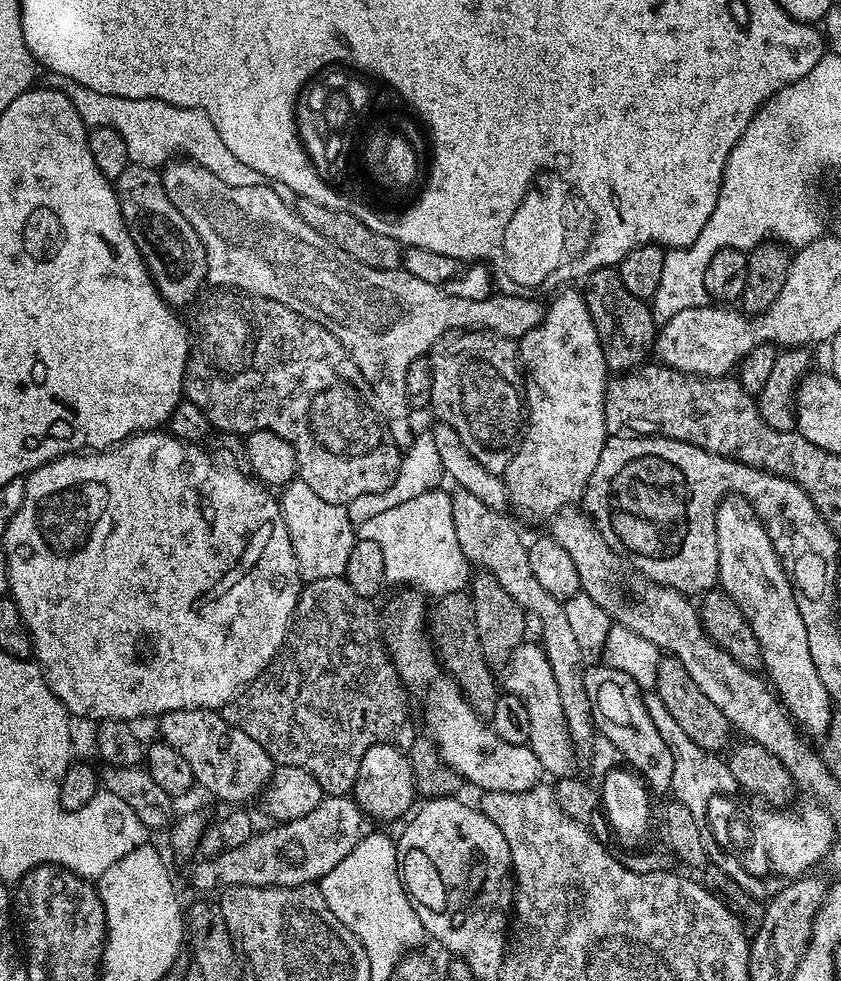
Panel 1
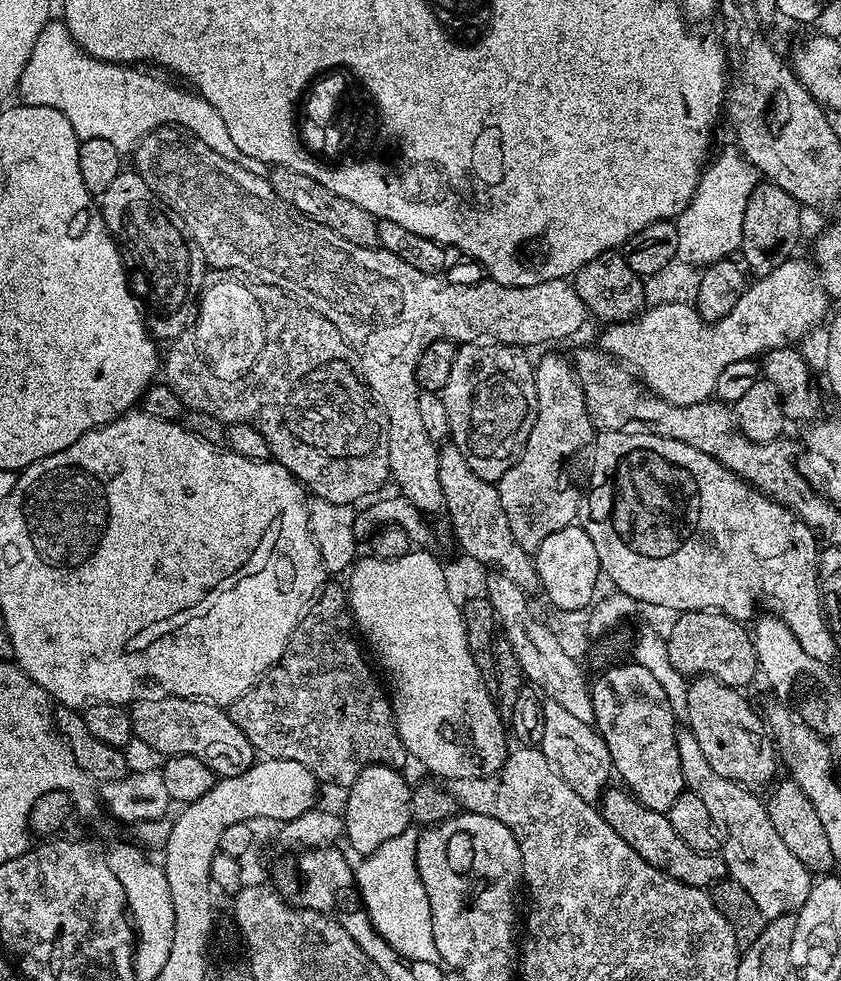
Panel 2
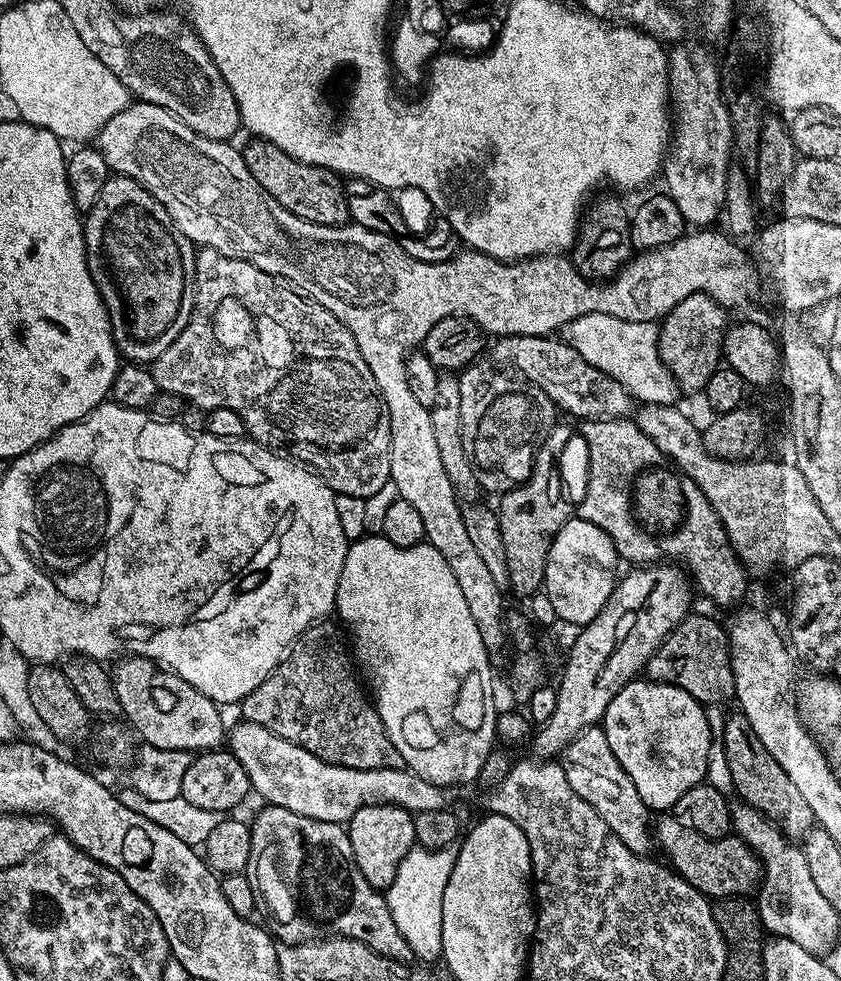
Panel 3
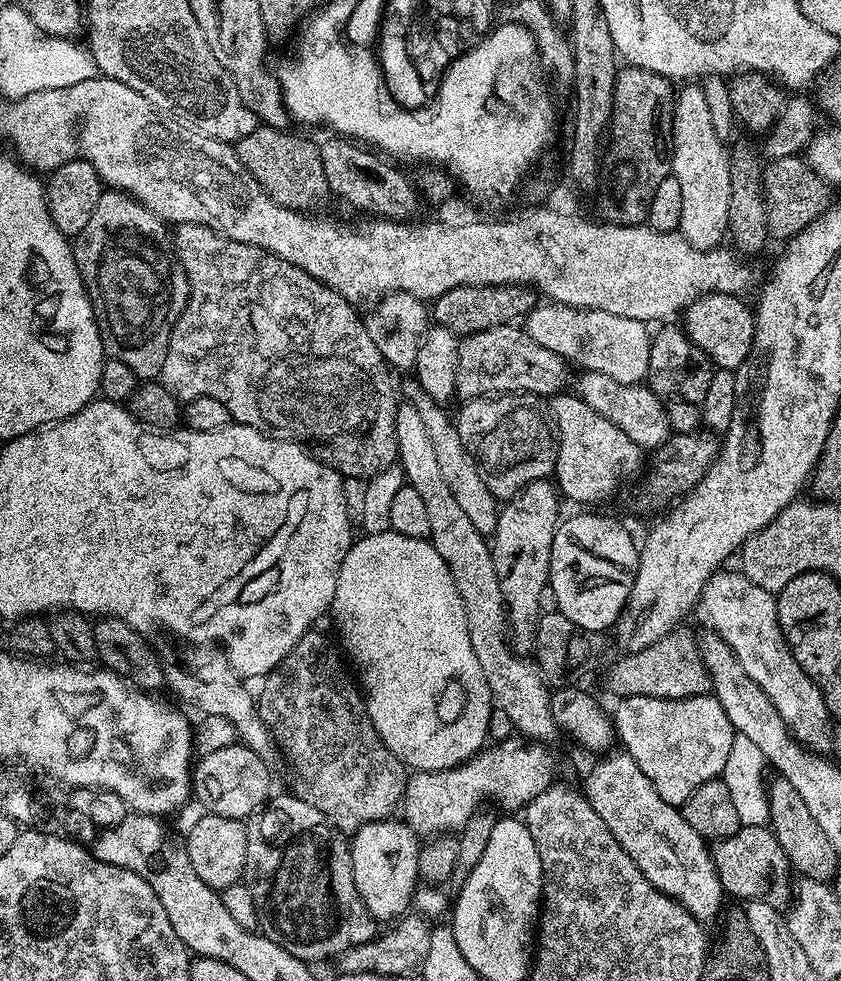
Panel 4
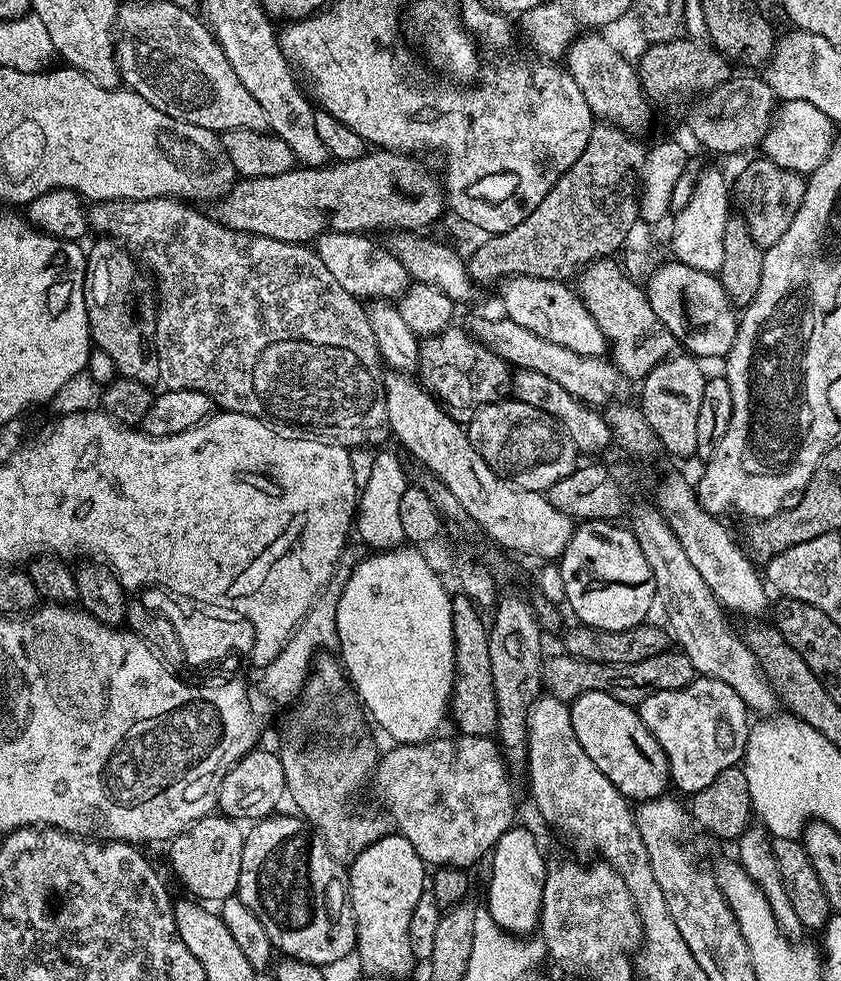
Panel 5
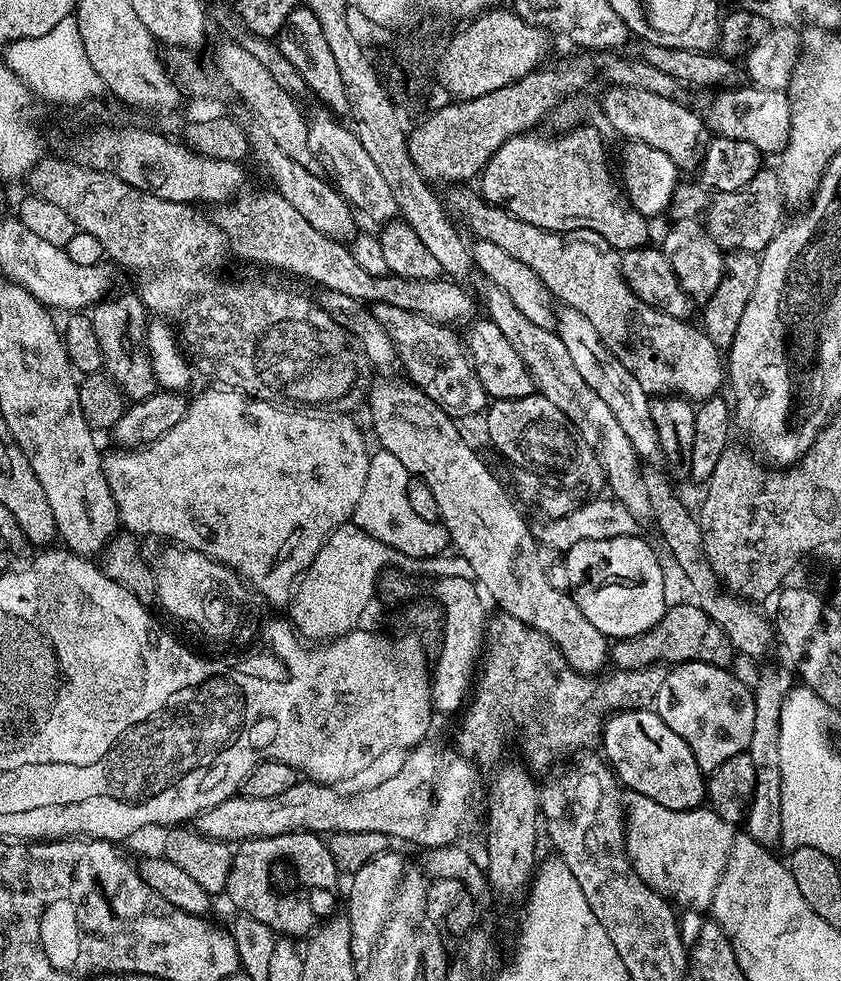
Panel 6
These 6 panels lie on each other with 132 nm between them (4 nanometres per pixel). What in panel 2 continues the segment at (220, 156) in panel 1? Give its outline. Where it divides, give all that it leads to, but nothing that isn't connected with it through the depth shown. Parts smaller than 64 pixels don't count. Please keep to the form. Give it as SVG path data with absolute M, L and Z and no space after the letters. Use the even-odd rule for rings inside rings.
M50 22L38 34L34 48L30 50L30 56L20 75L18 96L23 103L30 106L50 106L66 114L67 121L74 128L74 134L81 140L106 138L106 142L111 142L122 154L131 153L144 135L158 127L179 126L196 136L206 146L210 146L214 154L222 154L222 158L242 166L242 170L250 170L250 174L255 176L265 175L266 166L258 158L250 158L242 154L238 146L234 146L234 138L230 138L229 132L226 131L226 122L222 122L222 114L218 114L218 110L214 110L210 102L206 102L195 91L182 92L174 85L167 84L164 80L155 80L154 77L140 71L144 70L136 66L111 64L94 58L76 43L76 39L69 34L63 23Z

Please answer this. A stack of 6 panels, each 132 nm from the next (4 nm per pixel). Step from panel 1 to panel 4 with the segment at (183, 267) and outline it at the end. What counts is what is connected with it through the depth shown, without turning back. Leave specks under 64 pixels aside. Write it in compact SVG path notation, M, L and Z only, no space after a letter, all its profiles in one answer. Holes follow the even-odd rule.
M105 190L98 198L98 206L94 209L90 223L83 228L82 234L74 237L71 246L78 274L94 310L105 357L130 366L130 370L134 370L141 381L155 381L166 358L172 327L176 325L180 311L188 301L188 279L176 256L169 225L127 192Z

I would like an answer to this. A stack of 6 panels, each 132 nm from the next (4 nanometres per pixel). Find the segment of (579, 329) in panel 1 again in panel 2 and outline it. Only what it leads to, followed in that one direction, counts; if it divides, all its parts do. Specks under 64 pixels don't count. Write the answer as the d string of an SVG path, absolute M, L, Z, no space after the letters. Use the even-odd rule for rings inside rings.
M544 356L540 361L535 361L534 371L538 394L534 430L530 430L530 438L526 438L524 449L514 462L514 466L510 466L510 470L506 470L506 474L502 474L502 478L496 484L502 510L506 510L506 522L510 522L510 534L514 534L518 546L522 546L522 550L530 554L535 554L547 536L555 534L557 530L562 530L577 519L582 492L572 485L571 478L564 473L564 463L567 462L568 456L582 451L584 447L585 451L594 440L594 425L588 413L586 398L582 394L582 386L576 377L575 367L569 361L567 364L560 356Z

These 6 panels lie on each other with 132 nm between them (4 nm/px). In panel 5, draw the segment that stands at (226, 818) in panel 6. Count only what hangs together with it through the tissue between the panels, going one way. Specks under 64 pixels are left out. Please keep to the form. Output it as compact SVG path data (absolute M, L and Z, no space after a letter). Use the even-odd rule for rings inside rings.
M453 734L449 740L440 740L441 738L433 738L425 740L422 744L414 744L411 742L400 742L389 752L385 751L380 757L379 764L374 769L374 784L376 780L376 788L380 791L380 796L384 799L383 807L392 818L393 825L398 829L399 835L404 836L418 850L418 854L428 866L447 866L449 868L471 869L471 864L476 864L480 859L487 857L491 853L492 847L498 842L498 838L502 838L502 834L506 834L506 830L513 827L516 816L516 792L512 789L512 780L508 777L510 771L509 765L506 763L502 749L491 735L489 736L466 736L461 734Z

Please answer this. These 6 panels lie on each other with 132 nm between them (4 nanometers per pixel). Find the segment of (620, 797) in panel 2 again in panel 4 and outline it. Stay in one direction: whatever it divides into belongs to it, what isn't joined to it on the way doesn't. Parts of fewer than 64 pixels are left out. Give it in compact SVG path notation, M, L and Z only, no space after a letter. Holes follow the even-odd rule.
M741 826L738 834L715 841L710 851L714 870L729 897L737 896L740 902L764 900L781 910L791 905L794 899L794 873L771 827Z

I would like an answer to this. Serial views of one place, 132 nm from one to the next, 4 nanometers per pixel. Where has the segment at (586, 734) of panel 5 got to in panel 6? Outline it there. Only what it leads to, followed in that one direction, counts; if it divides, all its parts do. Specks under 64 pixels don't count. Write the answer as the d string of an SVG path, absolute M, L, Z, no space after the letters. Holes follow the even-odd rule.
M654 710L613 712L604 722L603 759L617 781L627 791L646 794L646 798L670 810L699 808L706 800L706 774L698 766L690 746Z

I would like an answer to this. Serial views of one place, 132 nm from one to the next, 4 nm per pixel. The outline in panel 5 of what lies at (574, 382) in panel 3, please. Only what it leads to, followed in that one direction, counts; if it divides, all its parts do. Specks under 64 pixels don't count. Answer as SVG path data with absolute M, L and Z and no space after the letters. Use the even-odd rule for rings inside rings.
M449 326L435 336L423 337L418 367L419 383L436 397L450 418L461 422L471 420L478 409L501 399L510 388L510 365L481 340L464 332Z

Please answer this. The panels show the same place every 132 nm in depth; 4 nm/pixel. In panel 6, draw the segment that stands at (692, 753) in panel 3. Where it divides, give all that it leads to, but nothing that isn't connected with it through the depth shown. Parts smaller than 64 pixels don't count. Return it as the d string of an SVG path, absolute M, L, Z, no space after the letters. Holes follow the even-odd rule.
M686 662L668 668L666 682L658 689L654 701L654 711L660 715L662 722L678 734L690 746L694 758L705 774L711 774L726 758L734 758L734 754L747 752L750 738L754 734L754 698L753 689L748 688L736 676L731 676L728 668L719 668L706 662Z

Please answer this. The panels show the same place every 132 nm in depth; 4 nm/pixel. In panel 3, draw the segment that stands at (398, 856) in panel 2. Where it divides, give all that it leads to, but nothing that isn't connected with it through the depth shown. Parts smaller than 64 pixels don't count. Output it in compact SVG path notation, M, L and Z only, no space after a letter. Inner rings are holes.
M413 846L406 858L402 858L402 866L398 866L394 882L386 889L390 914L394 914L394 923L402 938L406 938L417 961L439 961L442 957L442 894L446 894L446 882L450 882L450 870L454 870L456 853L455 847Z

